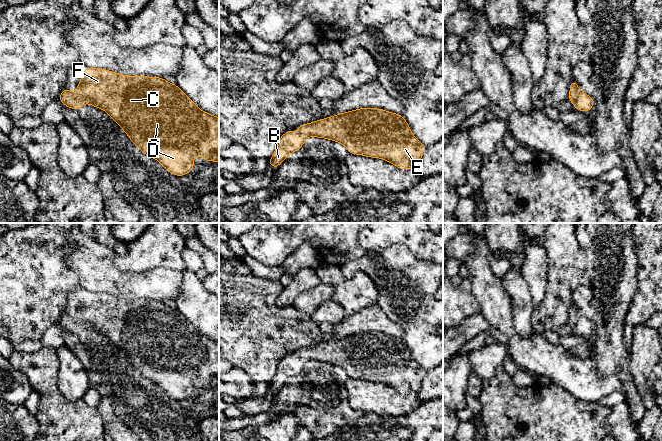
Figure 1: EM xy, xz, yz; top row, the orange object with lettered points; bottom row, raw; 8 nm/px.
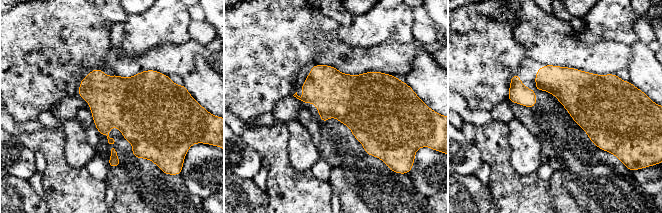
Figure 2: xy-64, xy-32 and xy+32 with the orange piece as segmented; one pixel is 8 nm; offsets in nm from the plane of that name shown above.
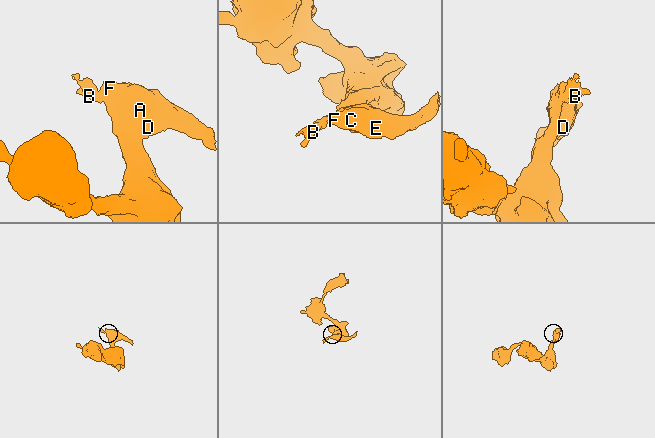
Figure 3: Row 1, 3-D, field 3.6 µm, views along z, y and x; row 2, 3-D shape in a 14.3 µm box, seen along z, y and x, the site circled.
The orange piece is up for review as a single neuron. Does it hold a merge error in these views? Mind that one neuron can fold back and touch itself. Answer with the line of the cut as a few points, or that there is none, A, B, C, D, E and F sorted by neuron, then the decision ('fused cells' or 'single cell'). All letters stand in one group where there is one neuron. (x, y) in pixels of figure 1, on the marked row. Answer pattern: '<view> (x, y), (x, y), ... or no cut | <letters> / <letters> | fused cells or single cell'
no cut | A B C D E F | single cell

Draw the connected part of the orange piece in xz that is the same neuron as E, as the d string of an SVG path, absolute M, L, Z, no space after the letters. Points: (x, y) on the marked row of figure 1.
M358 108L324 119L319 119L298 126L298 131L286 131L277 141L273 156L268 165L277 169L278 166L295 151L302 148L307 137L317 137L338 142L347 148L349 154L383 159L400 170L418 168L427 146L413 135L408 122L402 114L392 113L380 108Z

